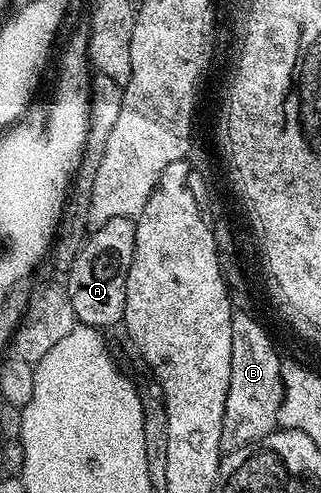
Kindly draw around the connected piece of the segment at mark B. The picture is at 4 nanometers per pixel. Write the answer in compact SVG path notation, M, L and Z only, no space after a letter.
M237 313L231 321L231 385L227 389L221 434L222 444L229 449L245 447L278 430L277 418L285 396L282 356L277 356L272 337L252 318L256 319L249 313Z

